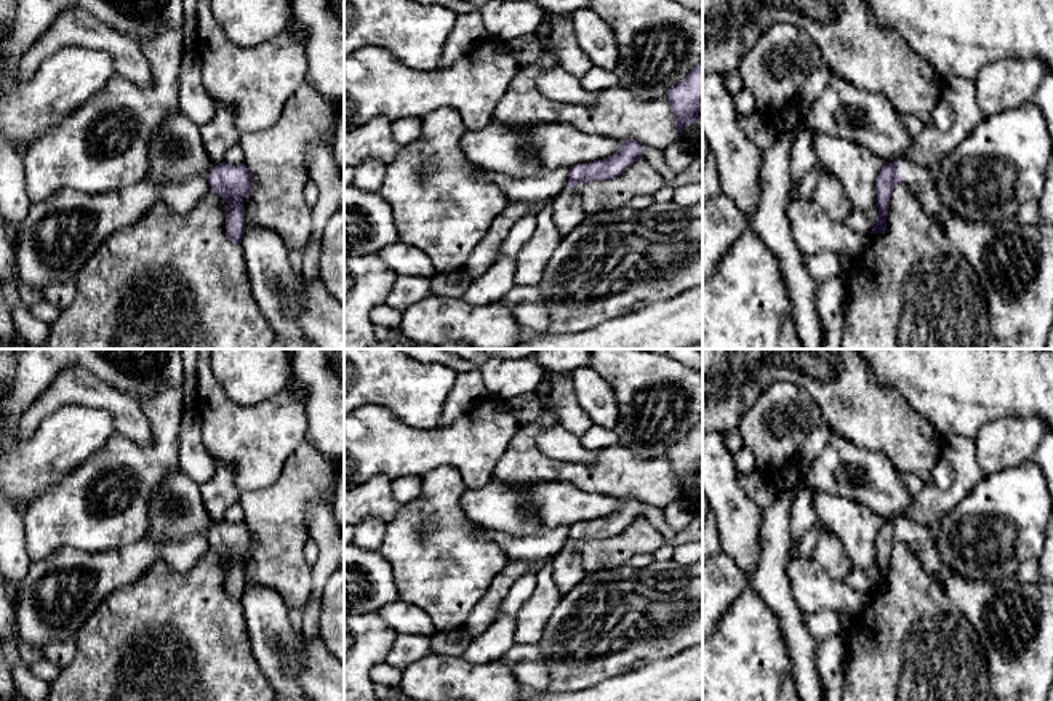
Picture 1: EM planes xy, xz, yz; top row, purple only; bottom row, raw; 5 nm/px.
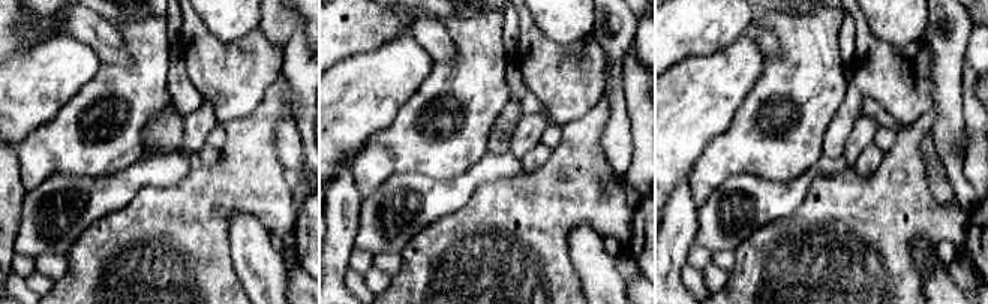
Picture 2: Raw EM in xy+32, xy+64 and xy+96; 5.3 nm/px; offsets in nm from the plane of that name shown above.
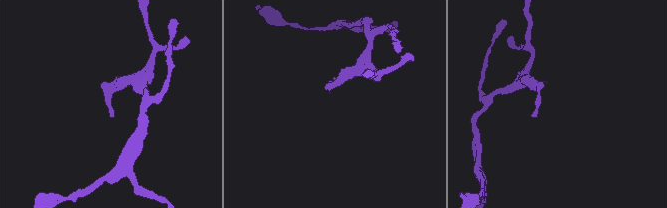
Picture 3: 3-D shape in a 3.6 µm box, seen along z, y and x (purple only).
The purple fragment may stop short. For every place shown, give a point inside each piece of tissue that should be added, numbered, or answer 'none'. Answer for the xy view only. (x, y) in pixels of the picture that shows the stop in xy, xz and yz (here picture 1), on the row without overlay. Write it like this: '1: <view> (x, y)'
none

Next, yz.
1: yz (1013, 620)

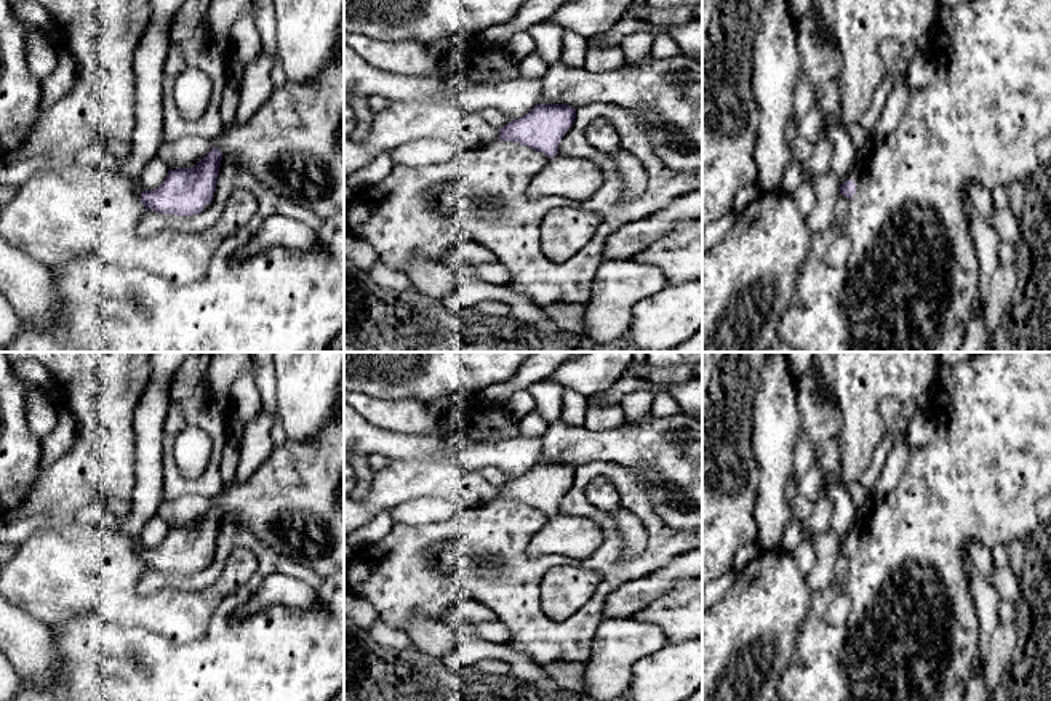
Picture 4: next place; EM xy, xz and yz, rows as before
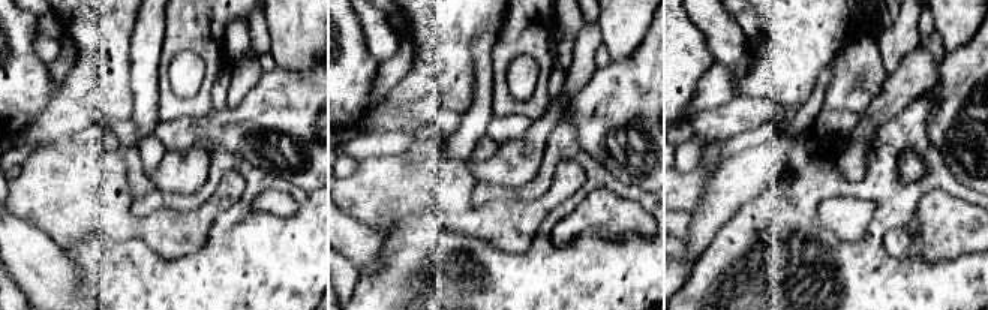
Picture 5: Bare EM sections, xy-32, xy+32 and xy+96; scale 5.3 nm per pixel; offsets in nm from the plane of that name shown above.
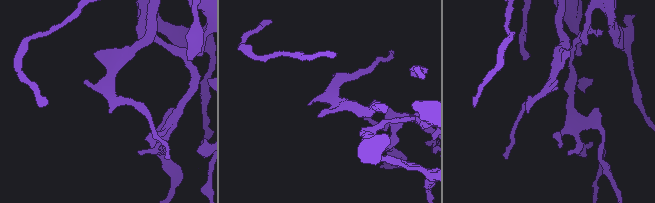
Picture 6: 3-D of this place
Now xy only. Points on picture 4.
none

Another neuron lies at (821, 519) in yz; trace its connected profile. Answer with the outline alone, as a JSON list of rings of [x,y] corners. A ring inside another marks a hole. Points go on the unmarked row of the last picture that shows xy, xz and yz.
[[[830,499],[814,504],[813,514],[801,520],[805,531],[827,531],[832,527],[833,506]]]

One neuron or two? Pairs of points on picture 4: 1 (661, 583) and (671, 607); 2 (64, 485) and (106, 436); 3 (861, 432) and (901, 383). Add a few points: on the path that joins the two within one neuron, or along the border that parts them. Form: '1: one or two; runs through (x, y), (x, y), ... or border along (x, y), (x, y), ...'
1: two; border along (685, 581), (659, 594), (634, 615)
2: one; runs through (77, 472), (98, 448)
3: one; runs through (861, 416), (861, 408), (885, 384)

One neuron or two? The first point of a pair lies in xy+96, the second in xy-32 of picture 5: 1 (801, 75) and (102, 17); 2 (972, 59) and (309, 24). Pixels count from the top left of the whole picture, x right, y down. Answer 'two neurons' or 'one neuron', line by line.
1: one neuron
2: two neurons

